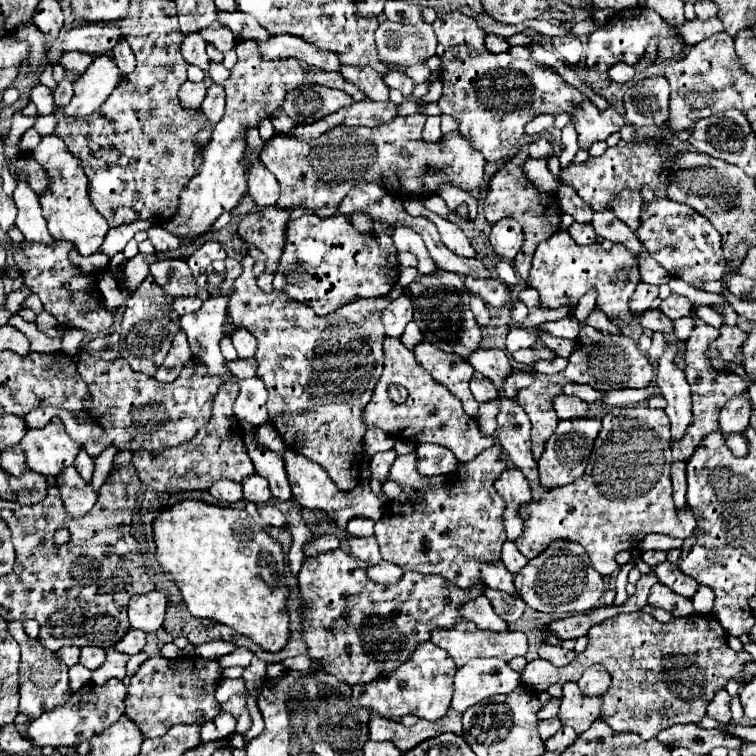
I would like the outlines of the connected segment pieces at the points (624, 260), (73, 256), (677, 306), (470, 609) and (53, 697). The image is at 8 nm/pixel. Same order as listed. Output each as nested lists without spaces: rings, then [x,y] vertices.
[[[566,229],[554,233],[548,241],[542,241],[536,247],[532,269],[530,269],[530,287],[538,289],[542,307],[560,309],[576,307],[576,303],[594,289],[598,293],[596,307],[604,311],[618,327],[626,327],[632,321],[628,301],[640,283],[638,257],[630,253],[622,243],[614,243],[610,251],[602,251],[596,243],[588,247],[578,247]]]
[[[76,251],[70,253],[70,261],[80,269],[80,273],[96,273],[98,269],[104,269],[108,265],[108,257],[98,253],[92,253],[90,257],[82,257]]]
[[[670,295],[668,299],[664,299],[664,301],[660,303],[660,311],[664,311],[666,317],[670,317],[670,319],[686,317],[686,315],[690,315],[690,303],[688,303],[686,297]]]
[[[484,593],[472,601],[468,601],[468,605],[460,605],[460,617],[474,621],[478,629],[490,629],[490,631],[506,631],[508,625],[504,623],[502,617],[498,617],[490,605],[490,601],[484,597]]]
[[[20,621],[8,623],[8,631],[18,641],[22,659],[20,659],[20,713],[28,717],[28,723],[40,717],[46,711],[52,711],[58,705],[64,705],[70,693],[70,681],[68,681],[68,667],[50,651],[46,649],[38,639],[30,639]]]

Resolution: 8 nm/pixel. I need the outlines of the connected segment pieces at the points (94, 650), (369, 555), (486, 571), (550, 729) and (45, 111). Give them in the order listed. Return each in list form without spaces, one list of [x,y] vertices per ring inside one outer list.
[[[82,647],[80,649],[80,663],[88,669],[98,669],[106,659],[104,649],[100,647]]]
[[[348,535],[348,543],[350,543],[350,549],[352,549],[352,555],[354,555],[356,559],[360,559],[364,565],[380,563],[380,551],[378,551],[376,537],[356,539],[356,537],[350,537],[350,535]]]
[[[482,565],[482,581],[488,587],[500,587],[502,591],[512,593],[514,597],[518,595],[516,589],[512,587],[512,579],[510,573],[504,565]]]
[[[558,717],[544,719],[544,721],[540,721],[540,723],[538,723],[538,731],[540,731],[540,737],[542,737],[544,741],[546,741],[548,737],[552,737],[560,727],[562,727],[562,723],[560,723],[560,719],[558,719]]]
[[[36,83],[30,91],[30,101],[38,107],[38,115],[50,115],[56,111],[56,105],[54,105],[54,95],[52,95],[52,89],[48,89],[46,85],[42,83]]]

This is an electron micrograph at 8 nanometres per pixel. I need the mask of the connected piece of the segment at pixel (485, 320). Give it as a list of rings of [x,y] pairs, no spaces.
[[[472,297],[470,301],[470,309],[478,321],[478,325],[488,325],[490,323],[490,315],[488,315],[488,309],[484,305],[484,301],[480,297]]]

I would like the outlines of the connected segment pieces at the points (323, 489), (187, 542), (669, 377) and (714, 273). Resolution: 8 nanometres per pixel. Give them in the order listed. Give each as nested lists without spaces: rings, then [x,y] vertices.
[[[286,451],[284,455],[286,459],[286,471],[288,471],[288,479],[290,479],[290,487],[294,491],[294,499],[298,501],[298,505],[306,507],[306,509],[312,509],[312,507],[320,507],[324,511],[328,511],[328,517],[340,527],[340,529],[346,529],[346,523],[356,517],[356,515],[364,515],[364,517],[370,517],[372,521],[378,521],[382,517],[382,511],[384,511],[384,501],[378,499],[376,493],[372,493],[370,489],[370,481],[368,479],[362,479],[360,485],[356,485],[356,489],[348,491],[348,493],[342,493],[336,489],[336,485],[332,483],[332,479],[328,477],[328,473],[318,467],[316,463],[308,461],[306,457],[300,457],[296,451]]]
[[[186,499],[158,511],[152,533],[156,561],[164,575],[176,583],[194,617],[224,623],[266,651],[286,645],[290,627],[284,599],[294,581],[286,579],[286,587],[270,587],[262,581],[260,575],[286,575],[286,563],[280,543],[254,525],[246,511]]]
[[[664,335],[664,337],[672,347],[666,351],[666,355],[662,355],[658,362],[656,383],[667,401],[667,407],[664,411],[670,417],[670,423],[672,423],[672,439],[680,439],[684,435],[690,419],[692,419],[690,387],[686,383],[684,373],[674,365],[676,337],[674,335]]]
[[[654,199],[650,205],[642,205],[642,227],[638,229],[638,239],[670,275],[680,277],[694,287],[698,287],[698,281],[722,279],[726,271],[720,233],[688,205],[670,199]]]

